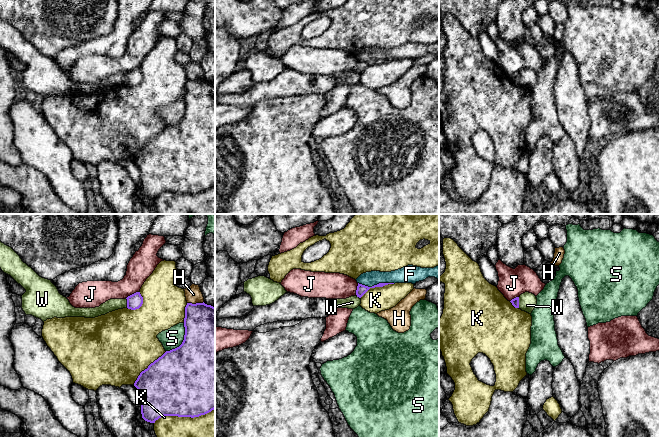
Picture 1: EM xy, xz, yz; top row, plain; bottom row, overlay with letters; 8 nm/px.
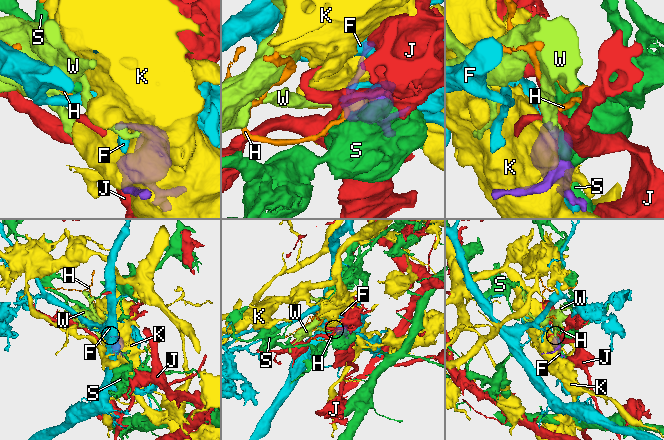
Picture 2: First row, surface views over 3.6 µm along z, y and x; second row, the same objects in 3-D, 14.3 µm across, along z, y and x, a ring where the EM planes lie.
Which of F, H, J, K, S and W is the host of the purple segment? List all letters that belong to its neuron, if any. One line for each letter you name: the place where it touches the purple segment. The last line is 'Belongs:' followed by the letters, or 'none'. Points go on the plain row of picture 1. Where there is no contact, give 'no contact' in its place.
W: meets purple in yz at (518, 78)
Belongs: W

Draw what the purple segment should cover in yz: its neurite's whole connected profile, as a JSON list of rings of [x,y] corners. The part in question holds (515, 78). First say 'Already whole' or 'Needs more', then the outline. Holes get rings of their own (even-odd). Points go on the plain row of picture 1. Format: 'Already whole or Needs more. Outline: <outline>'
Needs more. Outline: [[[525,68],[519,73],[516,73],[510,77],[515,84],[519,84],[529,90],[532,89],[537,80],[537,74],[534,70]]]

